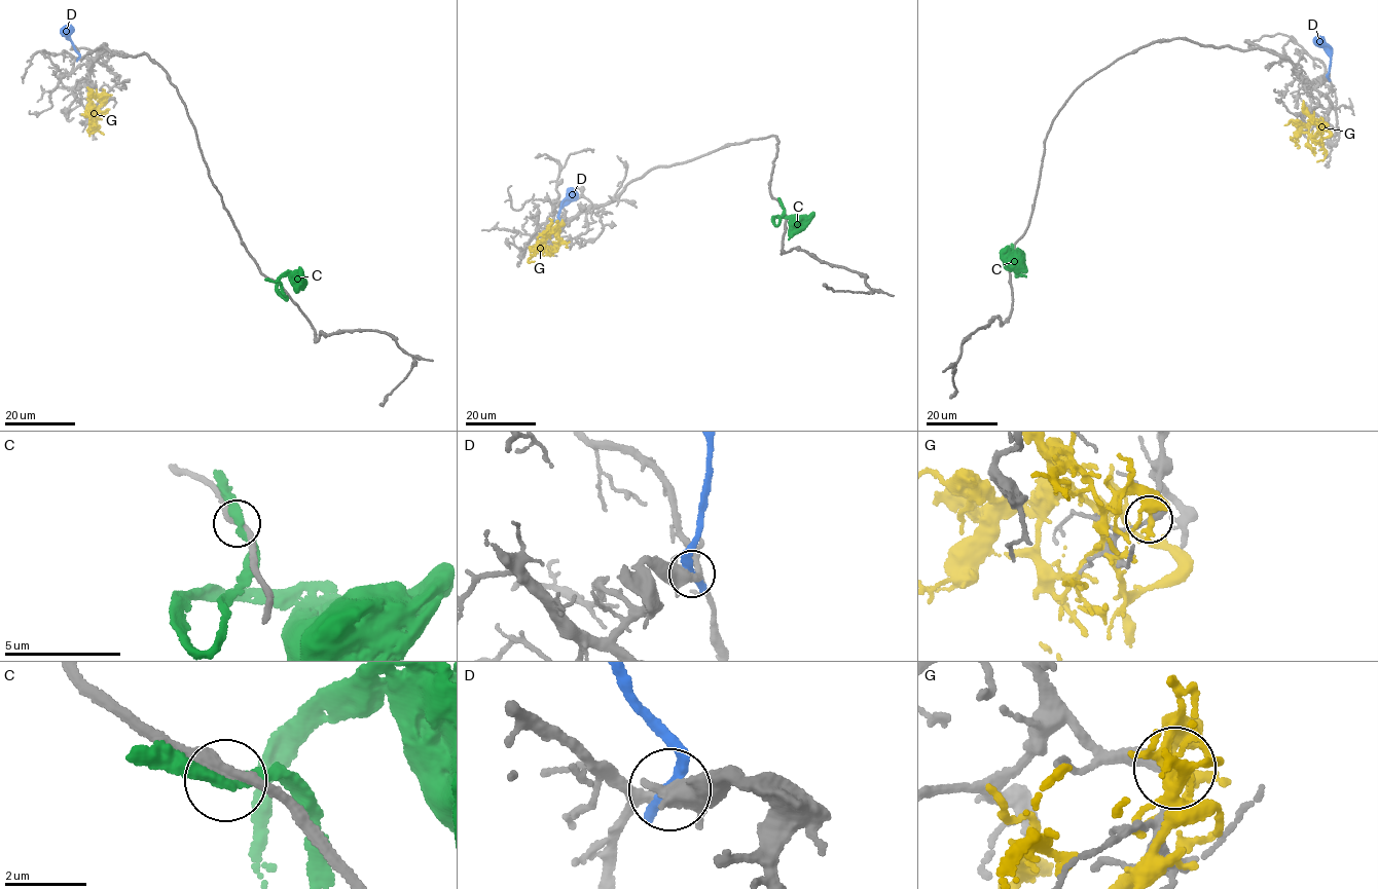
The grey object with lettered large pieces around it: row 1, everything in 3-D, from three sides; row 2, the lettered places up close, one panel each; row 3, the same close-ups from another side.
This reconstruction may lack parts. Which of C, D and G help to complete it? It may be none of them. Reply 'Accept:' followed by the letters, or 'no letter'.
Accept: no letter

